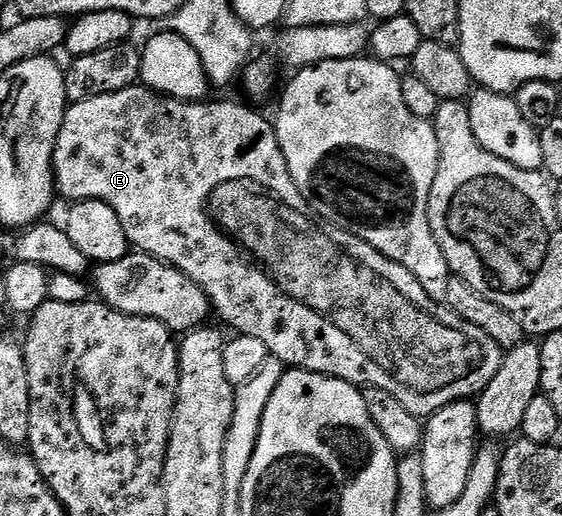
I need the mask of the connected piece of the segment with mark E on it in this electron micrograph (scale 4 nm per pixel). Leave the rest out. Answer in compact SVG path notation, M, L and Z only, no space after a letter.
M139 83L128 87L124 91L116 91L112 95L96 95L96 99L88 99L87 101L75 101L67 108L64 115L64 123L60 123L60 135L54 144L54 183L56 193L59 198L67 197L67 202L73 203L76 201L103 201L108 203L108 207L112 207L112 211L116 211L116 216L119 217L120 223L124 227L124 235L131 243L131 246L137 252L147 253L150 257L155 257L164 262L165 265L171 265L179 269L184 275L188 275L188 279L192 279L192 283L196 283L205 291L210 300L211 310L219 317L226 325L231 325L234 328L235 334L244 337L255 337L260 339L260 343L264 343L264 347L268 347L270 355L276 360L282 362L283 366L293 367L296 369L307 369L309 373L323 373L326 377L335 377L341 381L347 381L350 385L365 387L366 389L379 389L386 391L388 395L392 395L392 399L400 399L400 403L404 403L404 407L408 407L408 411L414 417L419 419L428 419L433 413L438 413L444 407L448 407L448 403L456 403L457 401L468 401L477 398L479 393L484 392L488 387L488 383L492 383L492 379L496 379L496 371L500 371L504 350L495 343L492 339L488 339L488 335L484 335L484 331L480 331L476 327L472 327L466 321L462 321L455 313L450 312L445 304L434 301L424 291L424 287L420 287L420 283L415 279L410 272L404 267L400 267L400 263L389 261L384 254L376 251L368 243L364 243L356 235L345 233L342 229L335 229L333 225L323 223L319 218L313 216L306 204L306 201L300 195L300 191L296 187L296 183L290 177L288 171L288 163L282 154L282 148L278 142L277 128L266 117L261 117L254 108L249 104L237 105L234 101L210 101L204 99L202 101L177 101L175 97L163 97L161 93L154 93L151 89L147 89L145 85Z

